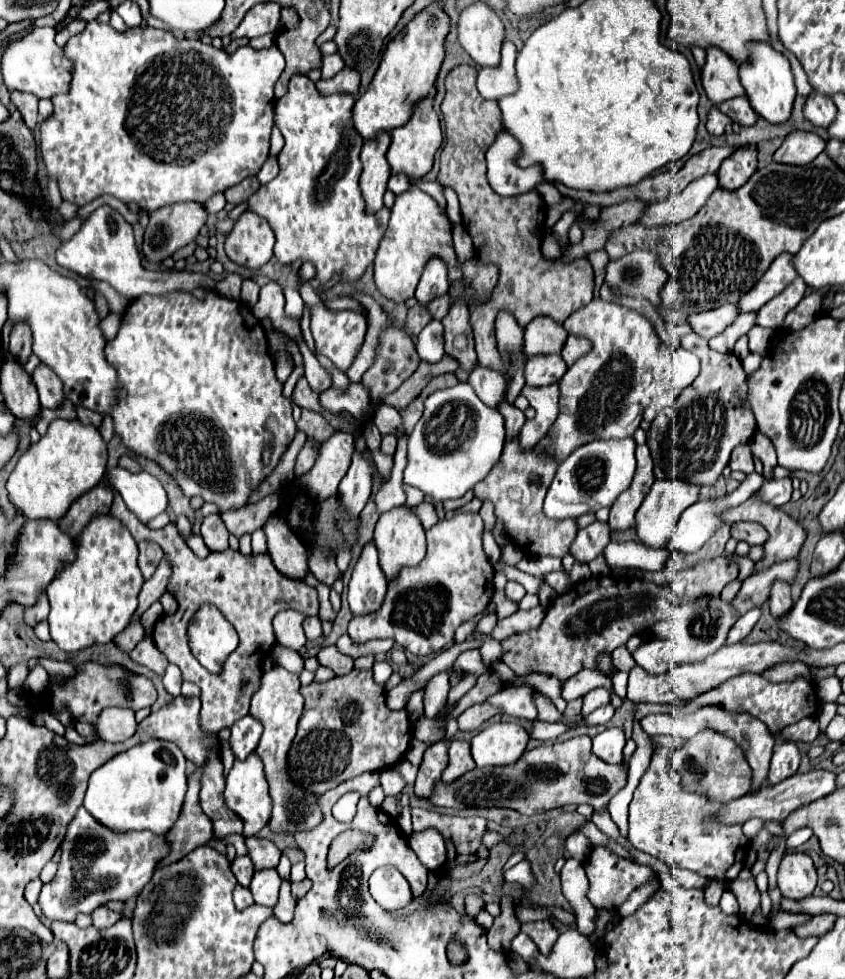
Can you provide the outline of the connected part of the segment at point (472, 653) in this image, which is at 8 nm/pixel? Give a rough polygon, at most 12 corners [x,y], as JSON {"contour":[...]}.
{"contour":[[478,649],[455,660],[451,674],[485,674]]}

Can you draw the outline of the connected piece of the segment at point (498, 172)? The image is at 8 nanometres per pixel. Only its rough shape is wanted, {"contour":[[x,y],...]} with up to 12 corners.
{"contour":[[499,132],[487,152],[487,178],[499,196],[543,182],[539,168],[515,164],[517,140]]}

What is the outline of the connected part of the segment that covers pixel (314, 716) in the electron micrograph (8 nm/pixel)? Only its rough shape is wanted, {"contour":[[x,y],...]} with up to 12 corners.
{"contour":[[371,670],[303,686],[289,774],[323,794],[413,740]]}

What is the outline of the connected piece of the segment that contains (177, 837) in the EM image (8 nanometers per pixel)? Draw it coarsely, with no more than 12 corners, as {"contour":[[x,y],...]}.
{"contour":[[199,776],[189,778],[183,812],[165,836],[167,866],[213,838],[199,806]]}

